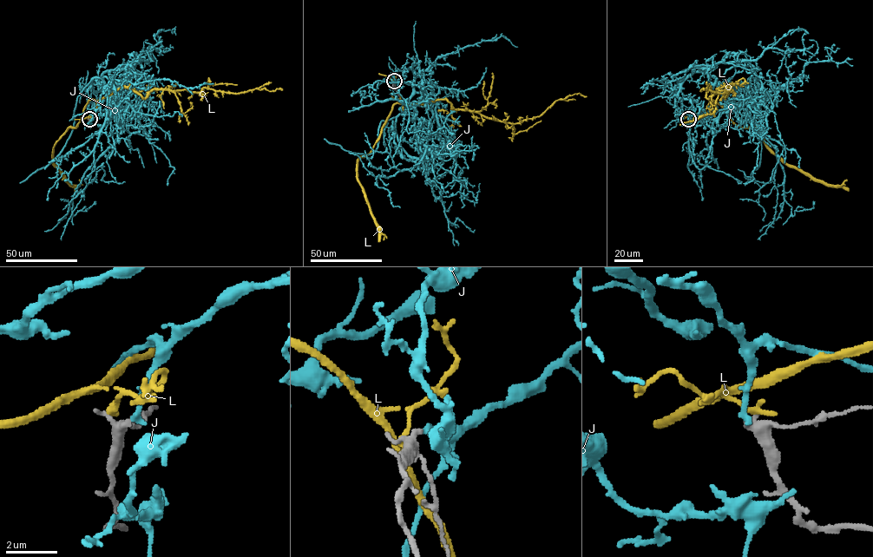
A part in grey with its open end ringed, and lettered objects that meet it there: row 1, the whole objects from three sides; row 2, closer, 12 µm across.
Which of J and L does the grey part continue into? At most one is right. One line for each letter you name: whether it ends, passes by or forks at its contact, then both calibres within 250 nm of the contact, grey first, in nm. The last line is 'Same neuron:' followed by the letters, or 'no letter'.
J: it ends; calibres 240 and 240 nm
Same neuron: J

